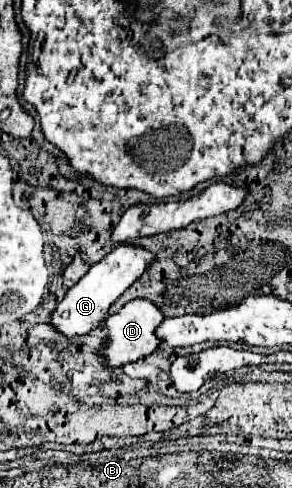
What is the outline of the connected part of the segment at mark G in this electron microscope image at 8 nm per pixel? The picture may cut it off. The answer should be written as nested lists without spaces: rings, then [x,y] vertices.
[[[131,243],[117,245],[109,255],[105,255],[99,263],[95,263],[75,287],[67,291],[65,299],[51,315],[51,323],[67,337],[83,335],[93,331],[95,327],[103,327],[105,319],[109,317],[111,305],[139,279],[139,275],[143,275],[143,271],[147,271],[153,265],[153,261],[155,261],[155,253],[147,251],[145,247],[131,245]]]

